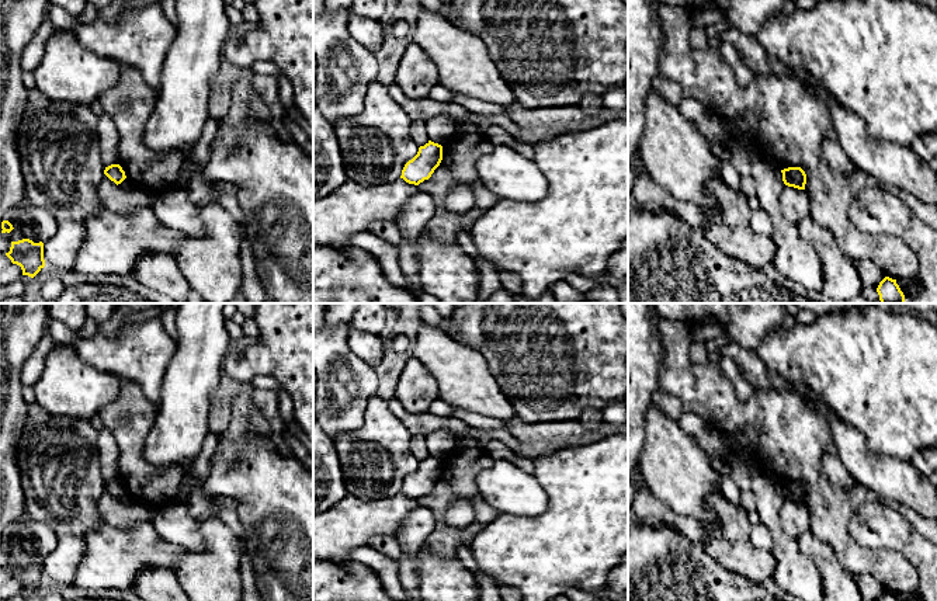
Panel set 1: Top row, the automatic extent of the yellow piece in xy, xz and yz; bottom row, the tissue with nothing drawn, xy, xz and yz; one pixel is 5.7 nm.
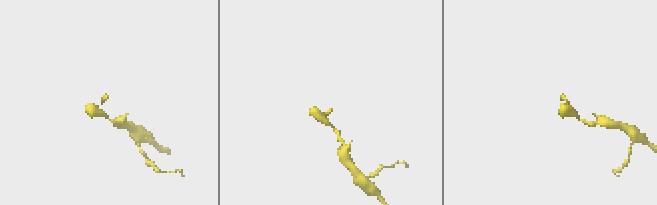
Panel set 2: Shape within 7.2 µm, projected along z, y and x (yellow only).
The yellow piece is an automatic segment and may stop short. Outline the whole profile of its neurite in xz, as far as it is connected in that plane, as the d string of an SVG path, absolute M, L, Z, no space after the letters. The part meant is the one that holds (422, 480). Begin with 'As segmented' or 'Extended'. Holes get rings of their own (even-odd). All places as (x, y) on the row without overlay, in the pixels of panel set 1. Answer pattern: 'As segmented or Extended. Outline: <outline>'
As segmented. Outline: M428 455L424 461L420 461L417 469L405 479L400 493L409 498L419 500L431 491L441 475L443 461Z

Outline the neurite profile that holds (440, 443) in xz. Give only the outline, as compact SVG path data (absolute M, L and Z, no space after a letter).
M437 430L426 435L426 448L428 455L443 461L447 454L457 448L457 440L448 430Z

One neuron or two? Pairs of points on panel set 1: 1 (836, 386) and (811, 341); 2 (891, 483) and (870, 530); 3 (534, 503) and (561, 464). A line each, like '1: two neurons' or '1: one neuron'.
1: one neuron
2: two neurons
3: two neurons

